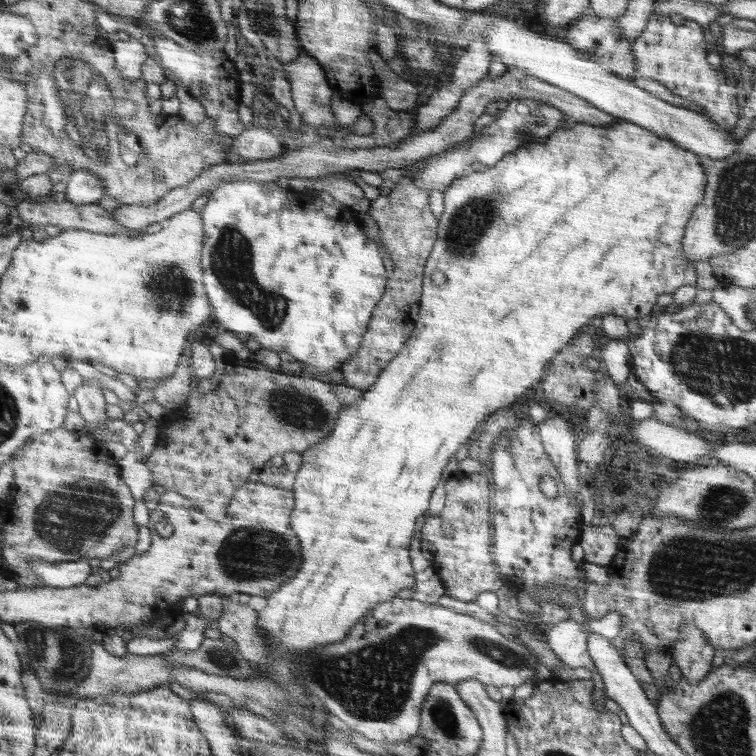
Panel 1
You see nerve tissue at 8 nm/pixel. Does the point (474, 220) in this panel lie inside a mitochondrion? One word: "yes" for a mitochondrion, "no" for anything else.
yes

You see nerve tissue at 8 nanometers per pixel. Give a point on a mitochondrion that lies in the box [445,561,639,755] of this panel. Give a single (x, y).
(500, 653)

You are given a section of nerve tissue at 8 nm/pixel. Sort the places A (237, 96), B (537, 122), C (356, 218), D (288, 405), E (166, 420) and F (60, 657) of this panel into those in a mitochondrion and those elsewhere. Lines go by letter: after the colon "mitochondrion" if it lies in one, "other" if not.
A: other
B: mitochondrion
C: other
D: mitochondrion
E: other
F: mitochondrion

